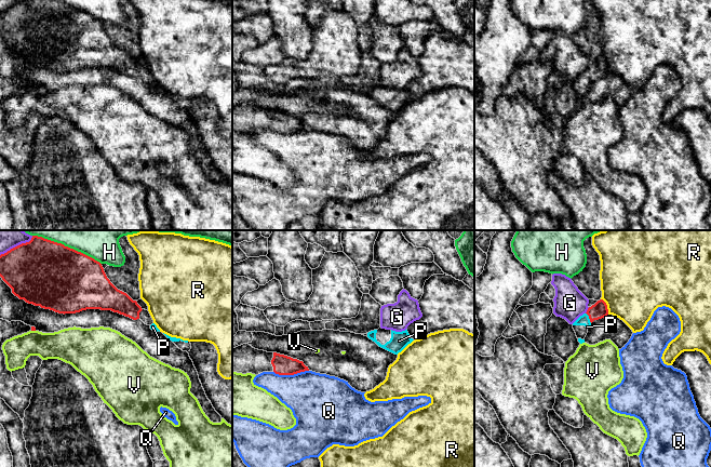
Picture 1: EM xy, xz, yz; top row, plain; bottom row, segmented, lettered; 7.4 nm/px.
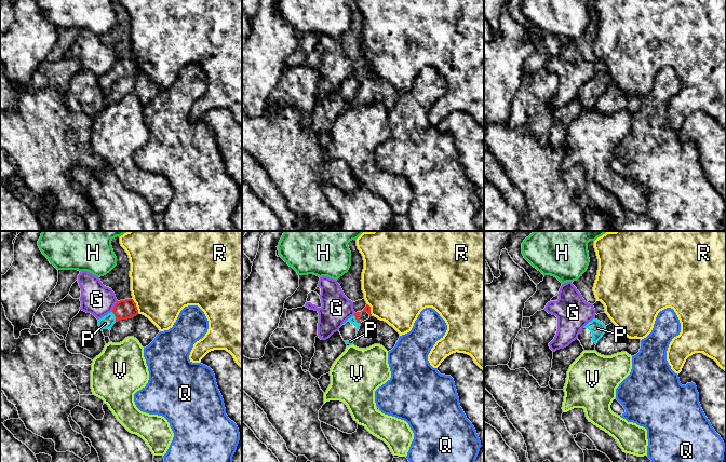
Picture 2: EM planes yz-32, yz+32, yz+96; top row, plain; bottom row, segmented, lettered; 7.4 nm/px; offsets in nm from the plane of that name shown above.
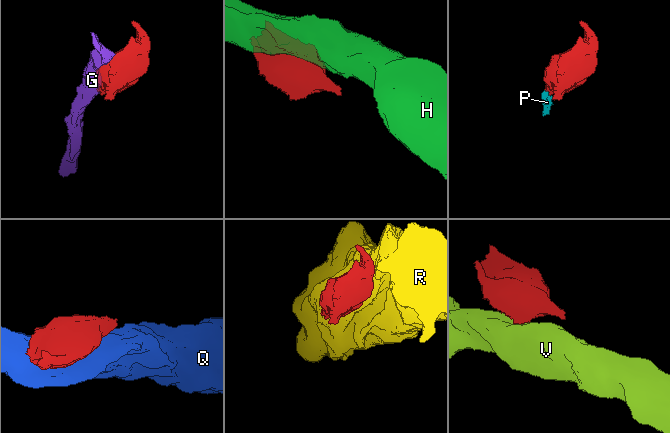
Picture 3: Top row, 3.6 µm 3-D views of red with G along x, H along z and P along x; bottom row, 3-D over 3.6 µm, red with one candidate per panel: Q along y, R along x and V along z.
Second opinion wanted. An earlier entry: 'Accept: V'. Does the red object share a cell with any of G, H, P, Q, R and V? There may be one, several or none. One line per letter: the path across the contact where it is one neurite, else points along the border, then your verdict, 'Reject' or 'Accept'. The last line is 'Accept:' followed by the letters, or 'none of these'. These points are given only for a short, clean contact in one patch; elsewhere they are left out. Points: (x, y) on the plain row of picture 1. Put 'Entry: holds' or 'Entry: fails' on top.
Entry: fails
G: Reject
H: Reject
P: Path across: yz (599, 68), (589, 76), (582, 78). Accept
Q: Reject
R: Reject
V: Boundary: xy (31, 88), (35, 89). Reject
Accept: P

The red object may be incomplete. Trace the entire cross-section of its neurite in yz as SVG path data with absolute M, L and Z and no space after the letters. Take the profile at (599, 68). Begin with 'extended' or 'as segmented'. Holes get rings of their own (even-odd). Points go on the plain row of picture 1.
extended | M603 57L598 58L588 66L587 70L580 74L574 81L573 86L576 91L578 99L585 101L588 86L594 78L602 77L608 72L607 63Z

